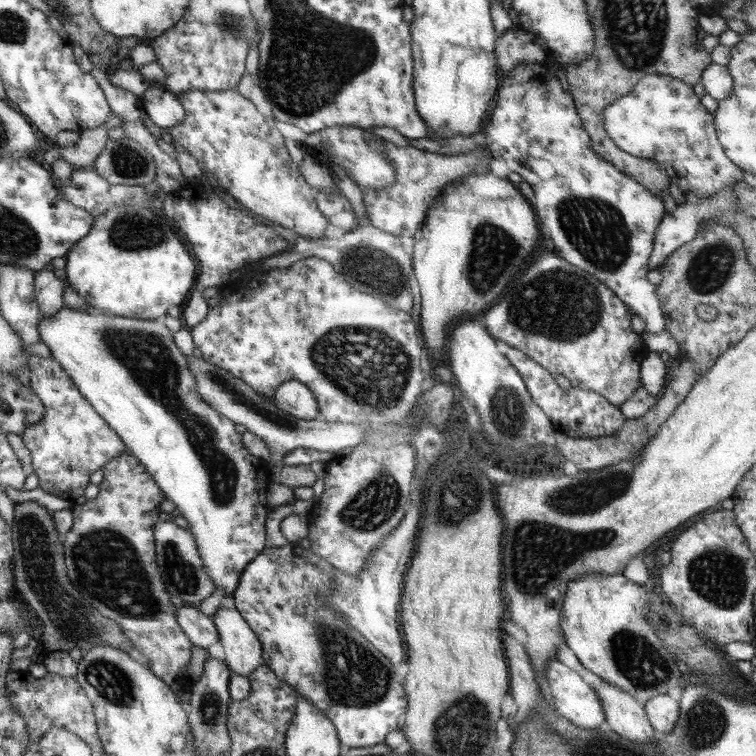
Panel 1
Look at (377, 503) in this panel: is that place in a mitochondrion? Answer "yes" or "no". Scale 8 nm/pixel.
yes

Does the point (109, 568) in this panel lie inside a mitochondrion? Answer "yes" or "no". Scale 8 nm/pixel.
yes

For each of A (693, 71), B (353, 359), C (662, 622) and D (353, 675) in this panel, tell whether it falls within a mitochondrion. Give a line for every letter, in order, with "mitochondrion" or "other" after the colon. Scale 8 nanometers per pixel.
A: other
B: mitochondrion
C: mitochondrion
D: mitochondrion

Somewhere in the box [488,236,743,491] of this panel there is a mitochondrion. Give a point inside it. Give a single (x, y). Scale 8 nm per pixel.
(561, 305)

